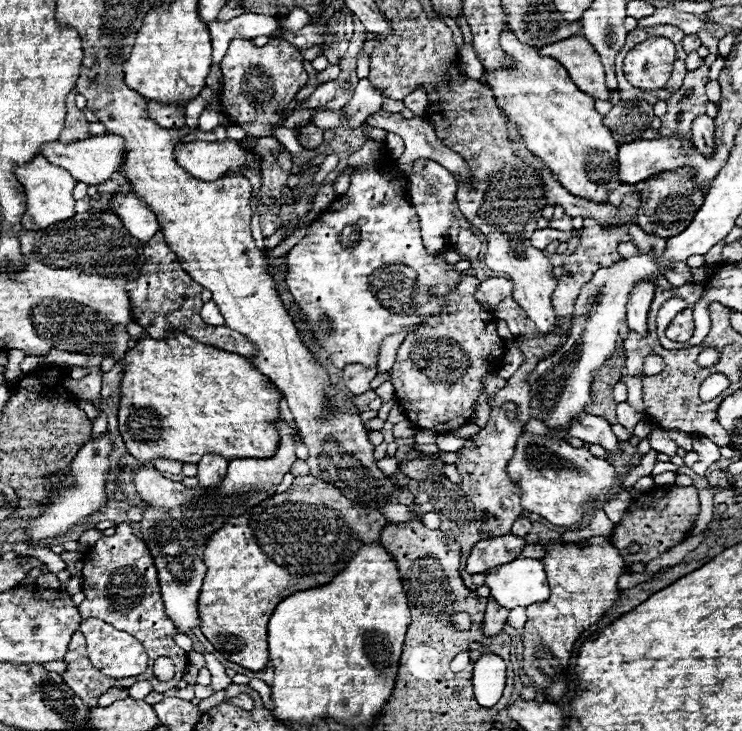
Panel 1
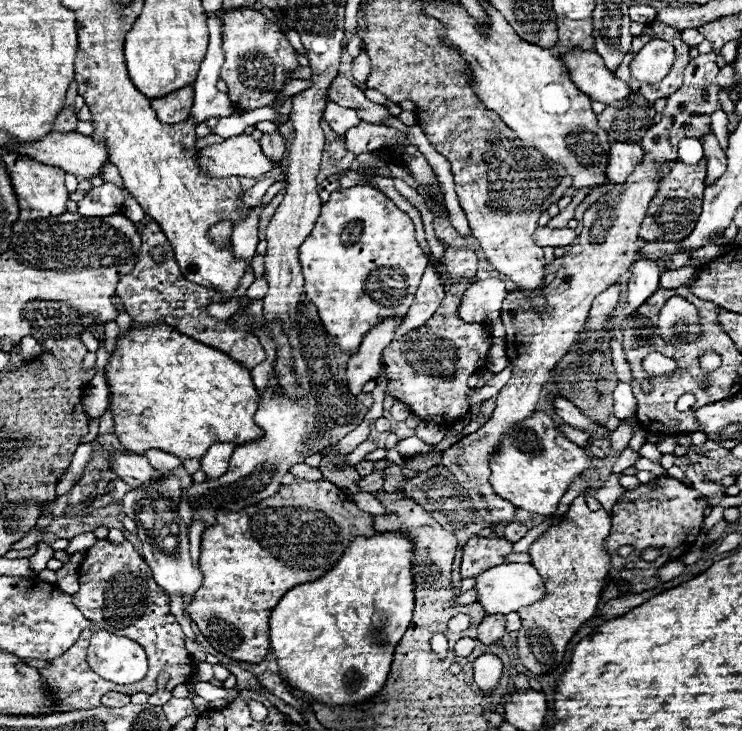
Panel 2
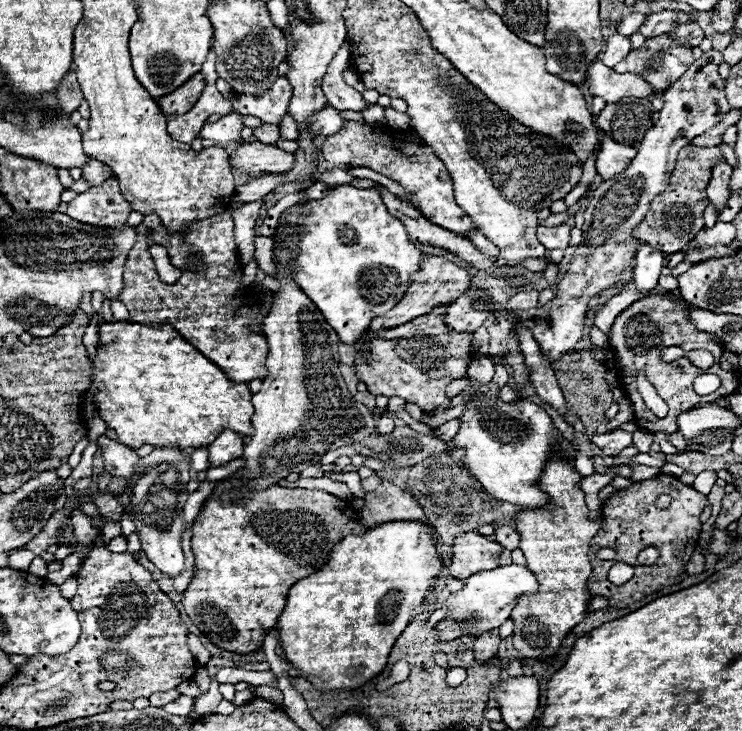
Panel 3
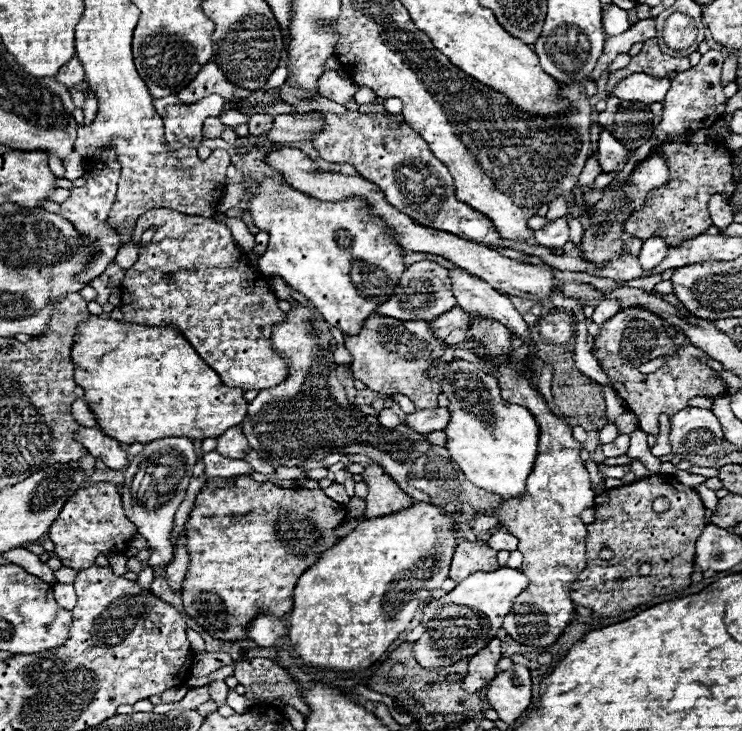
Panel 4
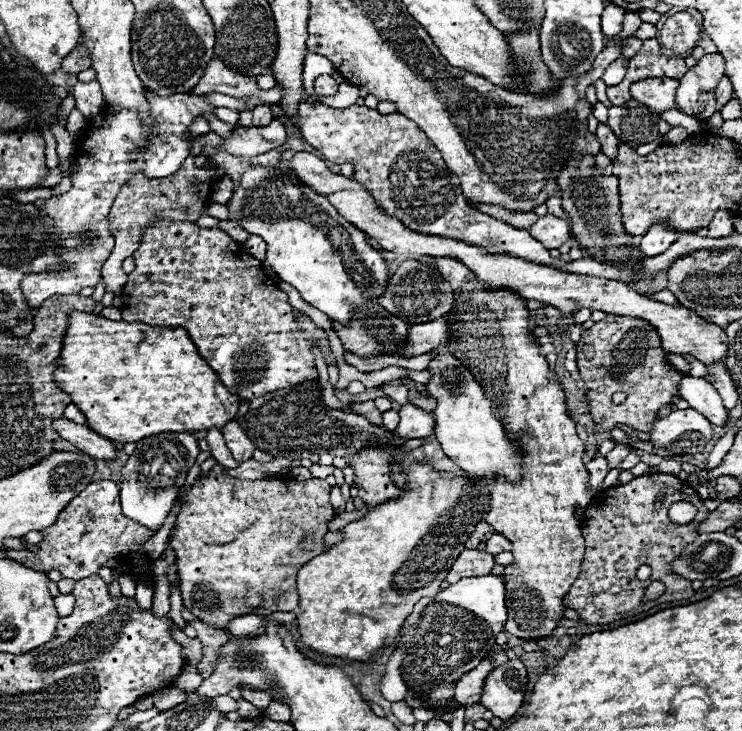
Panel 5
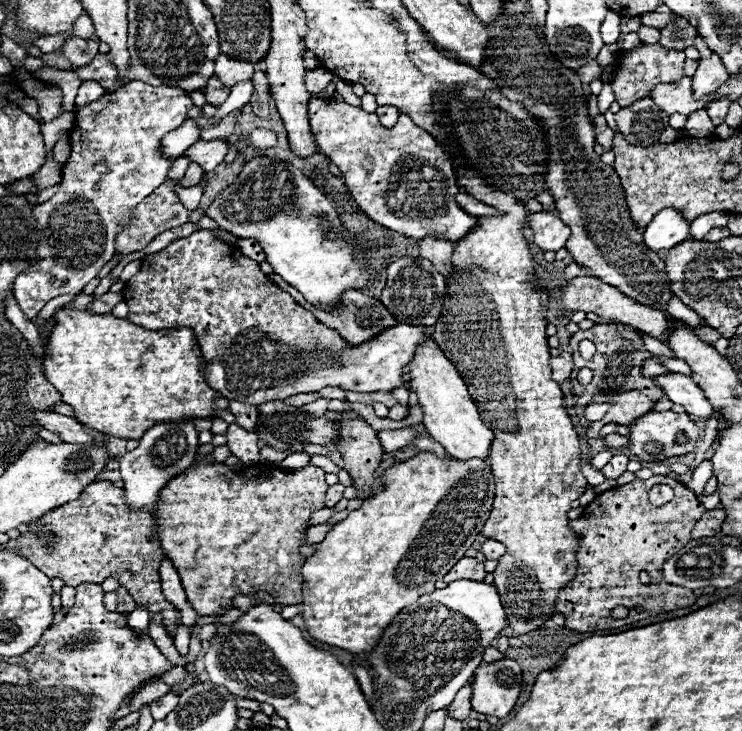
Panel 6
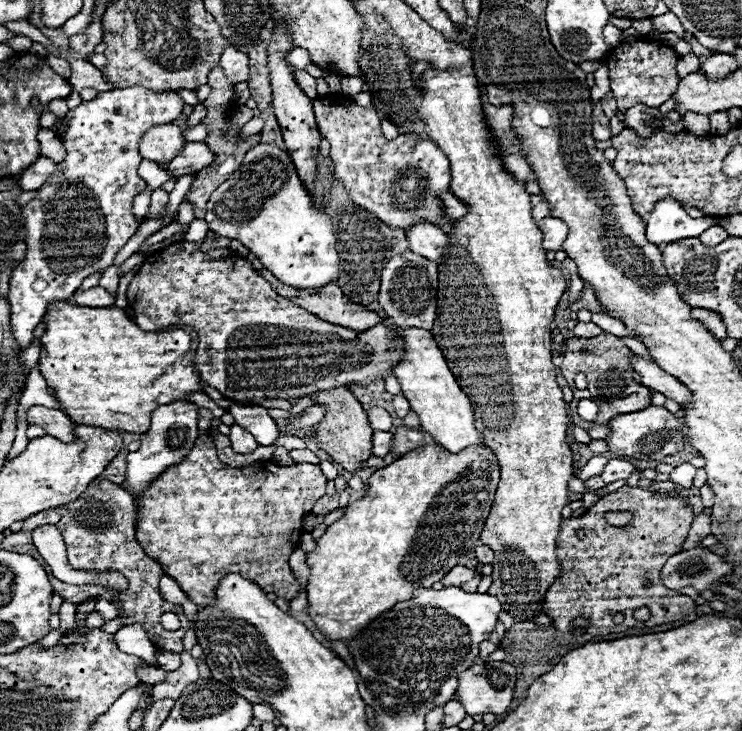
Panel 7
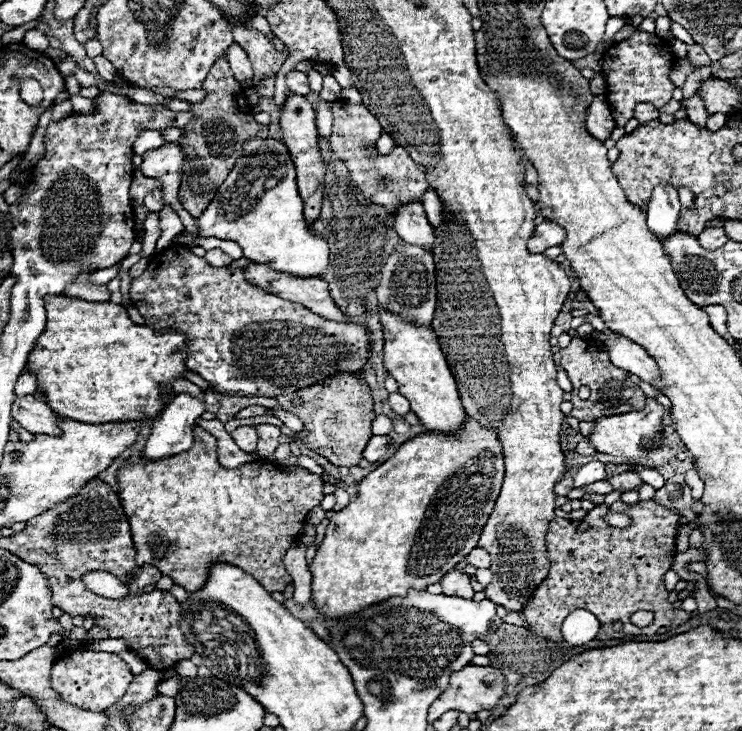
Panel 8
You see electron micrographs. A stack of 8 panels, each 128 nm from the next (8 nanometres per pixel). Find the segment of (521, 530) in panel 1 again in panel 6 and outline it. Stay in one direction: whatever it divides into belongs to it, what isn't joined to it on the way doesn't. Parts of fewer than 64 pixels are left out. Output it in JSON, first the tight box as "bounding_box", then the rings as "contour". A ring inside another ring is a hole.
{"bounding_box":[480,540,506,560],"contour":[[[486,540],[482,546],[480,546],[482,554],[486,556],[486,560],[498,560],[500,556],[504,556],[506,552],[506,546],[500,544],[498,540]]]}

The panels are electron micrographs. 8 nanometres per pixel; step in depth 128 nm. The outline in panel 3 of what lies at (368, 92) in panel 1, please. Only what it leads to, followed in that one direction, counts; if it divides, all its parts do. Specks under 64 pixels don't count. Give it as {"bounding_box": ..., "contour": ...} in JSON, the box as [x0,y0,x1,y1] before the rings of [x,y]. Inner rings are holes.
{"bounding_box":[310,106,348,136],"contour":[[[328,106],[328,108],[320,110],[320,112],[316,112],[316,116],[312,116],[312,120],[310,120],[310,128],[314,128],[316,134],[330,136],[330,134],[342,130],[346,122],[348,122],[348,120],[344,120],[342,114],[340,114],[336,108]]]}

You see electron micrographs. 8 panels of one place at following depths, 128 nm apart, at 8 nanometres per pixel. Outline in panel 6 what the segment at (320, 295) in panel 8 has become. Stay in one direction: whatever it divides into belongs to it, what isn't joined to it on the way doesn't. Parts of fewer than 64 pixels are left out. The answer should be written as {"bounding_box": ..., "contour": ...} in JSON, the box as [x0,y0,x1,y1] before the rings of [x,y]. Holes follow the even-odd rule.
{"bounding_box":[268,272,398,346],"contour":[[[270,272],[268,278],[270,278],[276,286],[280,286],[284,292],[288,292],[298,304],[302,304],[306,310],[310,310],[322,324],[326,324],[328,328],[334,328],[336,332],[340,332],[340,336],[342,336],[348,344],[352,344],[352,346],[364,344],[364,342],[372,340],[374,336],[378,336],[380,332],[384,332],[384,330],[388,330],[388,328],[392,328],[392,326],[398,324],[398,322],[390,316],[390,312],[380,304],[380,300],[370,298],[370,296],[366,296],[366,294],[362,294],[362,292],[348,292],[348,296],[344,296],[344,308],[340,308],[338,314],[330,314],[330,312],[324,312],[324,310],[312,308],[312,304],[308,304],[308,302],[300,296],[300,292],[296,292],[290,284],[286,284],[284,280],[280,280],[280,276],[276,276],[274,272]]]}

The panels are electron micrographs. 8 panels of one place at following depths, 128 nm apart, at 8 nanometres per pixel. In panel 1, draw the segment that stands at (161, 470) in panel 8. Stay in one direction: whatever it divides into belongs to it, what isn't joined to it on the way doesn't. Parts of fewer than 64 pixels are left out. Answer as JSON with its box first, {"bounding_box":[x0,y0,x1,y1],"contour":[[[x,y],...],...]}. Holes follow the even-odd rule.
{"bounding_box":[200,476,388,670],"contour":[[[298,476],[294,478],[292,486],[282,492],[282,494],[274,494],[270,496],[268,500],[264,500],[264,504],[258,504],[256,508],[250,508],[244,516],[236,518],[236,520],[228,520],[228,524],[224,524],[224,528],[220,528],[220,532],[212,534],[212,540],[208,540],[206,548],[204,548],[204,564],[208,566],[208,572],[206,572],[206,578],[204,578],[204,584],[202,584],[202,594],[200,594],[200,628],[204,632],[204,636],[212,642],[212,646],[230,662],[234,664],[240,664],[242,668],[248,668],[248,670],[262,670],[268,662],[268,644],[266,644],[266,628],[268,628],[268,620],[274,612],[274,608],[290,594],[294,592],[302,592],[302,590],[308,590],[308,588],[318,588],[318,586],[324,586],[328,584],[334,576],[338,576],[348,560],[366,544],[378,544],[380,542],[380,534],[384,530],[384,524],[388,520],[378,512],[378,510],[362,510],[362,508],[356,508],[334,484],[330,482],[324,482],[324,480],[318,480],[314,476]]]}

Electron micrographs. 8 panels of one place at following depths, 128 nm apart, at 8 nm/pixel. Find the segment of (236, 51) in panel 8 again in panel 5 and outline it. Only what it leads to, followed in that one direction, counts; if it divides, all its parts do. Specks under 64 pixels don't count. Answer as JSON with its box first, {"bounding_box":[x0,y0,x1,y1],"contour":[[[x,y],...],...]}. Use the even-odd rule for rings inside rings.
{"bounding_box":[192,58,284,104],"contour":[[[212,58],[210,64],[204,70],[204,76],[200,78],[200,82],[192,88],[192,96],[204,96],[210,92],[220,92],[226,96],[234,96],[234,98],[252,98],[256,96],[262,102],[270,102],[270,104],[278,104],[282,100],[284,90],[280,86],[272,88],[272,90],[262,90],[258,88],[256,80],[248,80],[248,76],[236,76],[230,68],[224,68],[222,60]]]}

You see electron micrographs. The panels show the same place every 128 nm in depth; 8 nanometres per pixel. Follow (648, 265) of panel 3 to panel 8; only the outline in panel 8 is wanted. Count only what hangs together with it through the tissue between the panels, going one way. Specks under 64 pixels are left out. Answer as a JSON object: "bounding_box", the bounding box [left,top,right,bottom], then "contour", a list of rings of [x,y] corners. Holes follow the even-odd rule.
{"bounding_box":[648,184,680,238],"contour":[[[658,184],[648,202],[648,230],[658,238],[668,238],[678,232],[680,222],[680,200],[676,188]]]}

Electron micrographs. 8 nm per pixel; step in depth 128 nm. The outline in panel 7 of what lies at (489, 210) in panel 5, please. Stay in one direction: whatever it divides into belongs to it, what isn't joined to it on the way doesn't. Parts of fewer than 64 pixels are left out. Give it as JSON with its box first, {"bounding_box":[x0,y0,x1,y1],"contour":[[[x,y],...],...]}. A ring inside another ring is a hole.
{"bounding_box":[440,192,468,220],"contour":[[[446,192],[444,196],[440,196],[440,200],[444,200],[444,206],[448,208],[448,214],[452,216],[452,220],[460,220],[462,216],[468,214],[468,206],[462,200],[458,200],[452,192]]]}

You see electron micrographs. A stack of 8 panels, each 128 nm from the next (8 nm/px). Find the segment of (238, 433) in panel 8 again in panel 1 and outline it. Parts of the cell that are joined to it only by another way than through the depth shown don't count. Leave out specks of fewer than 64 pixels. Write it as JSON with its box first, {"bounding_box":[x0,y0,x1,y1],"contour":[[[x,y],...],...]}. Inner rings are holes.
{"bounding_box":[198,456,228,488],"contour":[[[204,456],[204,460],[200,460],[198,464],[198,480],[200,480],[198,486],[212,488],[220,484],[226,476],[226,468],[228,468],[228,460],[220,456]]]}

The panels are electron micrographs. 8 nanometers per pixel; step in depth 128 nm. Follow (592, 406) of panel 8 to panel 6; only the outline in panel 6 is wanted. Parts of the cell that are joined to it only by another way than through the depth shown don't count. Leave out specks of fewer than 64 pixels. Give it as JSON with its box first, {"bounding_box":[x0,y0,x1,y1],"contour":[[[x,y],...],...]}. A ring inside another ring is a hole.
{"bounding_box":[570,322,664,438],"contour":[[[610,322],[610,324],[594,324],[590,330],[580,330],[570,338],[570,346],[574,350],[574,370],[572,370],[572,386],[574,386],[574,396],[584,398],[586,402],[614,402],[614,406],[604,414],[602,420],[590,422],[586,418],[580,418],[582,426],[586,428],[586,436],[588,438],[598,438],[600,430],[604,424],[608,422],[616,422],[616,424],[624,424],[630,426],[632,422],[636,422],[640,416],[644,416],[644,412],[650,412],[654,408],[654,404],[664,396],[664,390],[652,380],[642,376],[642,366],[648,358],[652,358],[652,354],[644,348],[642,342],[642,332],[622,324],[622,322]],[[580,340],[592,340],[596,344],[596,354],[592,360],[582,360],[582,356],[578,354],[578,342]],[[582,368],[590,368],[594,372],[594,378],[590,384],[582,386],[576,380],[576,374]]]}

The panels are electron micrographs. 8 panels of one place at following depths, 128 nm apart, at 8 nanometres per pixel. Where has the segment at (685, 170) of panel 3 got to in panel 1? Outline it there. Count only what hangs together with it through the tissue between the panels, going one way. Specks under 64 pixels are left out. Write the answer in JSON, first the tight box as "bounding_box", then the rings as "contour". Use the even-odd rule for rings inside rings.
{"bounding_box":[636,170,704,238],"contour":[[[684,170],[664,172],[660,176],[652,176],[644,180],[640,194],[642,194],[642,200],[636,214],[636,222],[640,224],[640,228],[644,228],[644,232],[656,232],[658,236],[664,236],[664,238],[676,236],[676,232],[682,232],[692,222],[692,216],[698,212],[704,200],[704,192],[692,186],[692,176],[690,172],[684,172]]]}

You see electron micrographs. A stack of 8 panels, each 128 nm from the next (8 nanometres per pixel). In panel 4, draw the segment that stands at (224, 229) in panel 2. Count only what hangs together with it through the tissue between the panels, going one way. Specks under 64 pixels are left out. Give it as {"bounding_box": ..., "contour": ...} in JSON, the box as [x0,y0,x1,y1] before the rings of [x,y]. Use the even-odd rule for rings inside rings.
{"bounding_box":[120,210,286,392],"contour":[[[148,210],[146,214],[142,214],[136,222],[136,228],[134,228],[134,244],[140,244],[140,236],[146,228],[150,226],[156,226],[156,234],[152,238],[150,244],[146,246],[140,246],[138,248],[138,260],[134,262],[134,266],[130,266],[126,270],[126,276],[122,280],[122,302],[120,302],[120,310],[124,312],[124,320],[130,322],[130,324],[142,324],[142,326],[168,326],[168,324],[174,324],[184,336],[186,340],[196,348],[196,352],[204,358],[204,362],[214,368],[218,372],[218,376],[222,378],[222,382],[226,386],[232,386],[232,388],[242,388],[244,392],[246,390],[264,390],[264,388],[270,388],[270,386],[276,386],[280,380],[284,380],[286,376],[286,364],[284,360],[280,360],[280,356],[276,356],[272,352],[272,346],[270,346],[270,340],[268,336],[272,336],[272,324],[276,324],[276,320],[284,320],[284,312],[278,308],[276,304],[276,298],[274,298],[274,292],[266,290],[266,276],[262,276],[258,270],[252,270],[250,268],[250,262],[246,256],[240,256],[236,258],[236,254],[244,254],[242,248],[234,242],[232,238],[232,232],[230,228],[220,222],[218,218],[204,218],[204,216],[186,216],[186,214],[180,214],[176,210]],[[164,274],[172,274],[170,280],[164,280]]]}

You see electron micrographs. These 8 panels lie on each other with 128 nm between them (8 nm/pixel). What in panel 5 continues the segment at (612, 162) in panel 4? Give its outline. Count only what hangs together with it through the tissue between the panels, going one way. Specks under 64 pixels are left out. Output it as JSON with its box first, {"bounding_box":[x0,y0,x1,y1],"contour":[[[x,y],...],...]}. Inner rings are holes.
{"bounding_box":[596,124,618,160],"contour":[[[600,124],[598,132],[596,132],[596,138],[600,140],[602,154],[606,154],[610,160],[614,160],[616,154],[618,154],[618,140],[616,140],[614,132],[606,124]]]}

